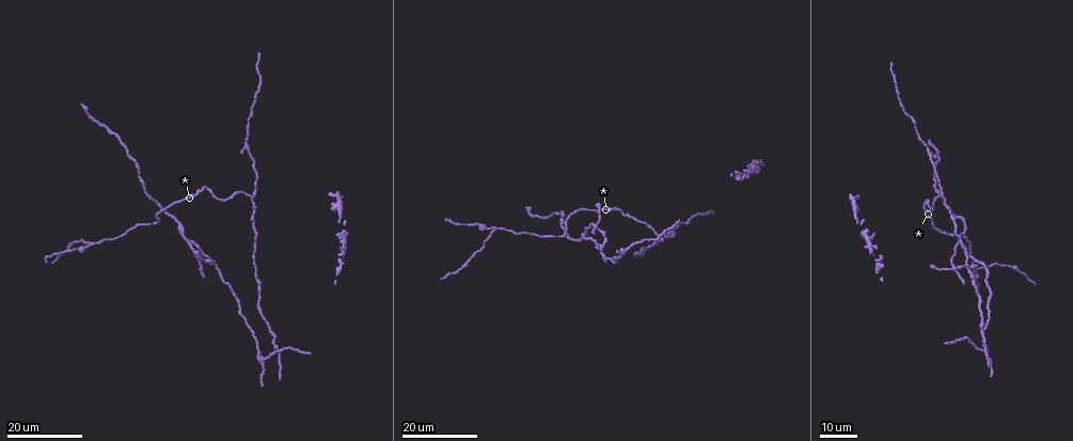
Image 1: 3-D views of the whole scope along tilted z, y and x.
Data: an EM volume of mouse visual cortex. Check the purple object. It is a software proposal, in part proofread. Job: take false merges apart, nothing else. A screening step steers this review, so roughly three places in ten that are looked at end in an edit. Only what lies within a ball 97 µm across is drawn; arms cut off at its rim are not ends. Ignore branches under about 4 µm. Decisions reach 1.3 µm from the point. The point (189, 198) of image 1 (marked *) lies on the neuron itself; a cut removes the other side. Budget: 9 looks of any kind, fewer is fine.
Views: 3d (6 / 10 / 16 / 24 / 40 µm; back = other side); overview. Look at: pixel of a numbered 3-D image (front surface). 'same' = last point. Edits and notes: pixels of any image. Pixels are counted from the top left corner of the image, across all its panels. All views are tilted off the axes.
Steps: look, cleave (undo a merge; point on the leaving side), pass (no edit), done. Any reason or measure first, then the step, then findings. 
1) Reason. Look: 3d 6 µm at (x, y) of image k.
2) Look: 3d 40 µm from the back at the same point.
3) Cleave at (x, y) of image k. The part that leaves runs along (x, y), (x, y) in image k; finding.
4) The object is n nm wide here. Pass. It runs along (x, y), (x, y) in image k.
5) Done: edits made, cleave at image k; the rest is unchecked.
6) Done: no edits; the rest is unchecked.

Look: 3d 16 µm at (574, 240) of image 1.

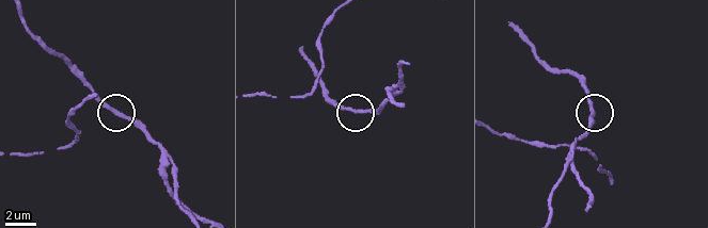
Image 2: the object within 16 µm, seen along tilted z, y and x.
Look: 3d 6 µm at (350, 108) of image 2.

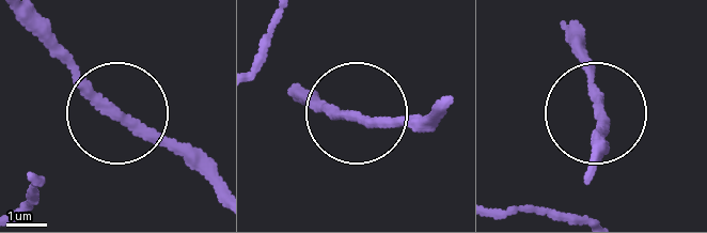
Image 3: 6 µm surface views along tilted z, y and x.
Pass. All the same neuron.

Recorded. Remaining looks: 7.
Arms part here. Look: 3d 16 µm at (945, 200) of image 1.

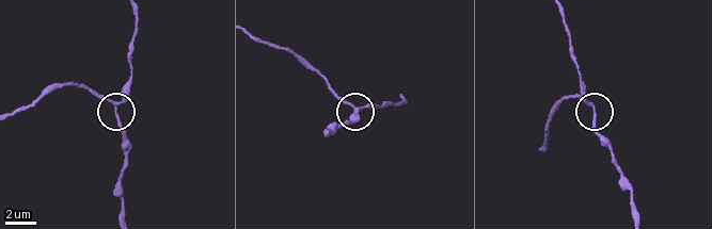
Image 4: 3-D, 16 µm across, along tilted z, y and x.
Zoom in. Look: 3d 6 µm at (114, 106) of image 4.

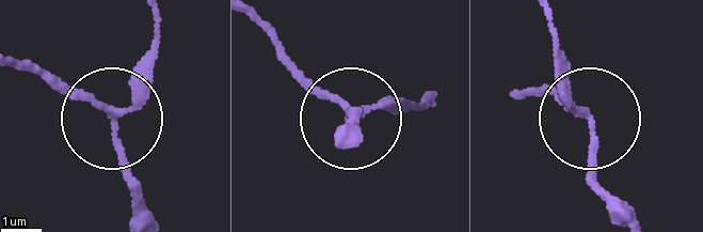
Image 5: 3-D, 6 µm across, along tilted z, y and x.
Pass. It runs along (13, 65), (120, 114), (134, 102), (161, 21) in image 5; all the same neuron.

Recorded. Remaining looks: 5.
Look: 3d 16 µm at (939, 179) of image 1.

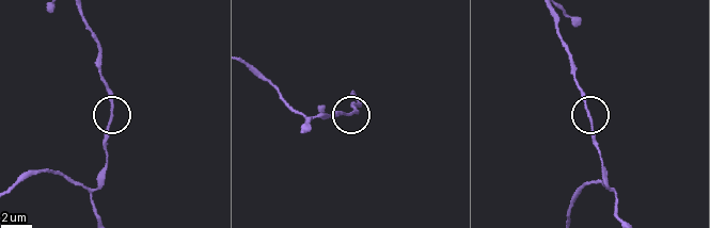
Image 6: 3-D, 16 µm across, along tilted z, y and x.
Closer look. Look: 3d 10 µm at (589, 114) of image 6.

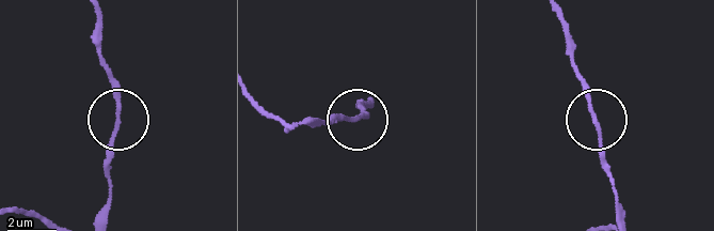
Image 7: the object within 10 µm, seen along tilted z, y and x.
Pass. It runs along (98, 217), (109, 191), (116, 121), (113, 77), (106, 60) in image 7; one neuron here.

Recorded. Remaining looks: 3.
Look: 3d 24 µm at (261, 358) of image 1.

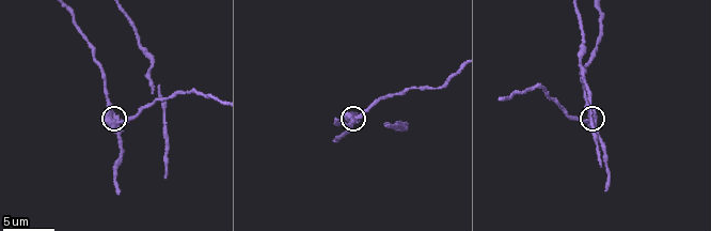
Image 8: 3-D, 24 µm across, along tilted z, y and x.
Closer look. Look: 3d 10 µm at (120, 122) of image 8.

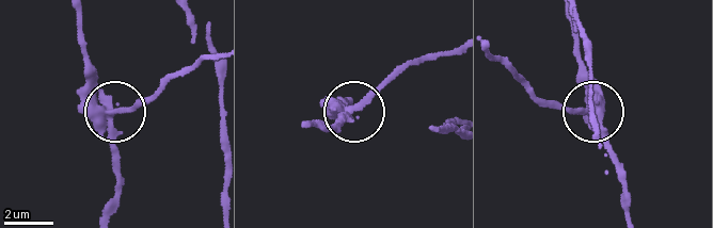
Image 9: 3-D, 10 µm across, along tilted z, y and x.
The side arm is 8 µm long. Cleave at (135, 103) of image 9. The part that leaves runs along (114, 111), (146, 103), (176, 75), (212, 55) in image 9; a second neuron is stuck on.

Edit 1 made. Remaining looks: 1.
Done: edits made, cleave at image 9; the rest is unchecked.

